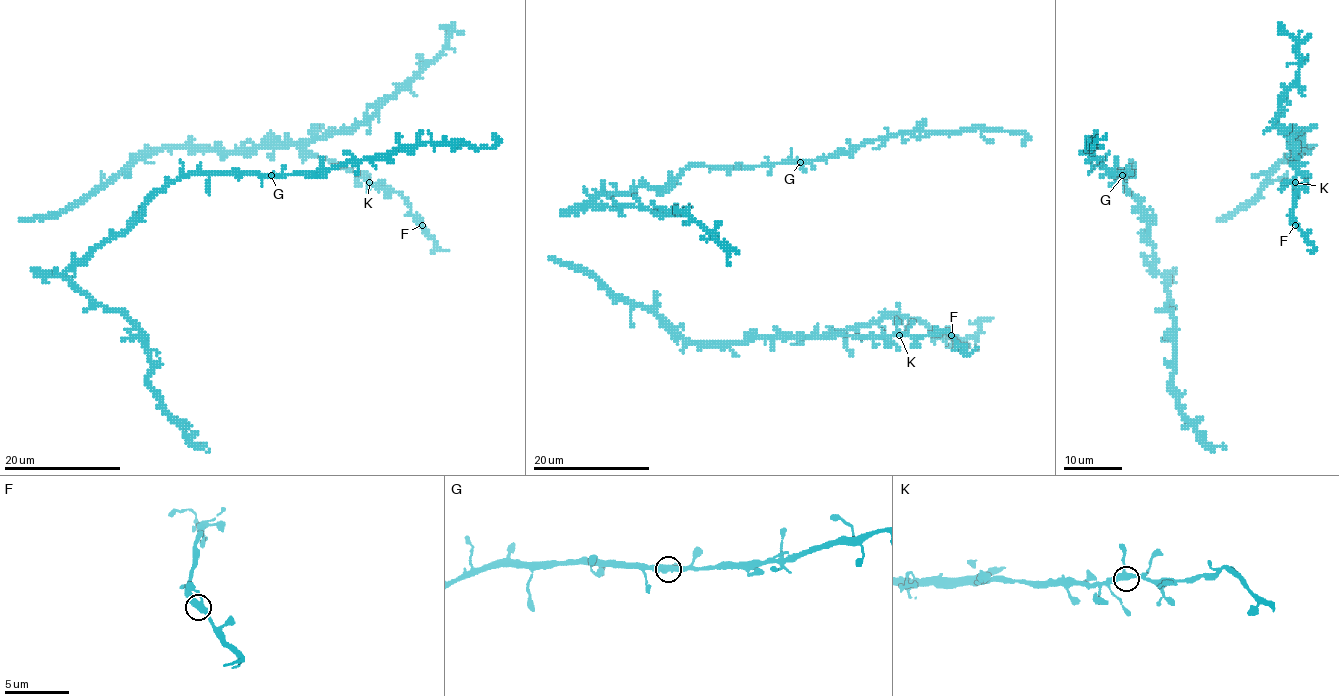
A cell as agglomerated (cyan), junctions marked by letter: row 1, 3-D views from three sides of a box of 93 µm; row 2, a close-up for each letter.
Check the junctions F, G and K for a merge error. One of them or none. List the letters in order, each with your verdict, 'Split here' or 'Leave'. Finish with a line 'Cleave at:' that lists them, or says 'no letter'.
F: Leave
G: Leave
K: Leave
Cleave at: no letter

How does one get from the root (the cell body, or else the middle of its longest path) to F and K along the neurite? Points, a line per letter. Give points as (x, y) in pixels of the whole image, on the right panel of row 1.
F: (1216, 222), (1244, 207), (1285, 159), (1302, 147), (1302, 150), (1298, 146), (1298, 174), (1291, 216), (1295, 225)
K: (1216, 222), (1244, 207), (1285, 159), (1302, 147), (1302, 150), (1298, 146), (1295, 182)

